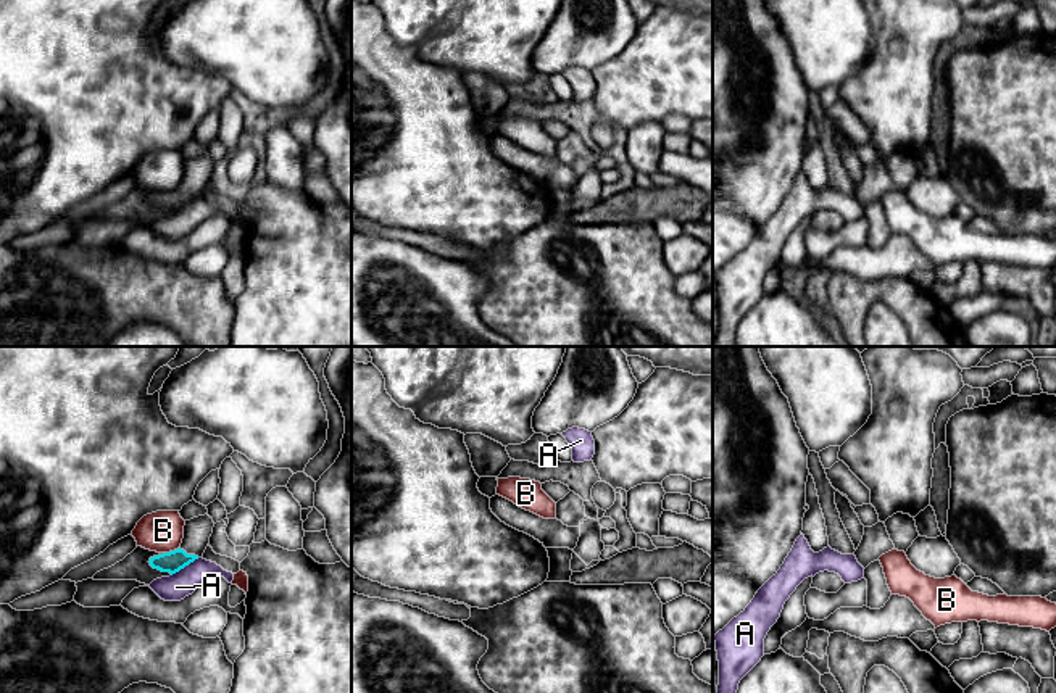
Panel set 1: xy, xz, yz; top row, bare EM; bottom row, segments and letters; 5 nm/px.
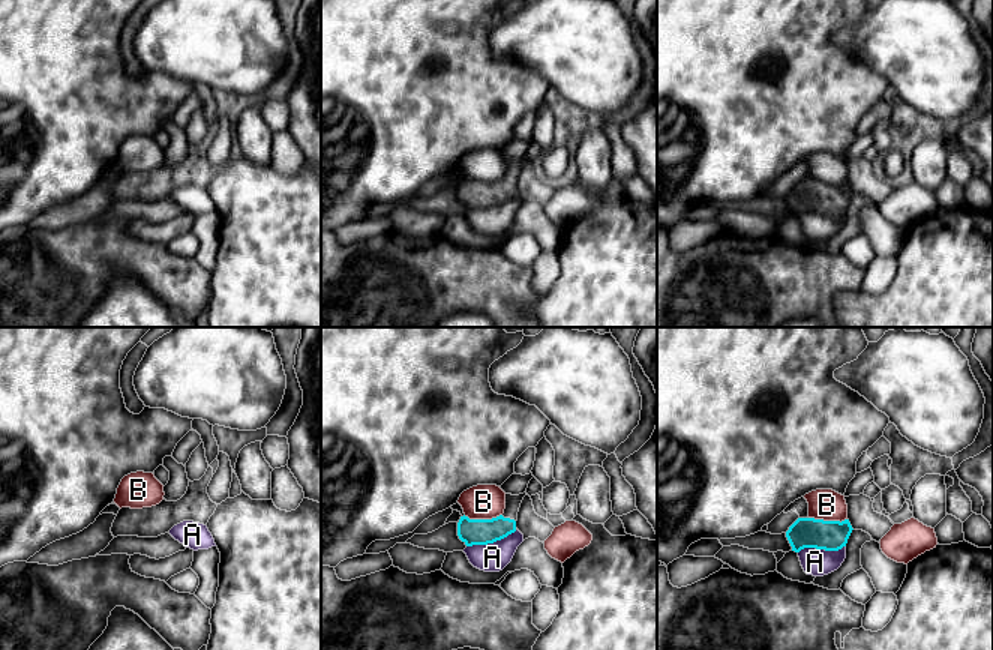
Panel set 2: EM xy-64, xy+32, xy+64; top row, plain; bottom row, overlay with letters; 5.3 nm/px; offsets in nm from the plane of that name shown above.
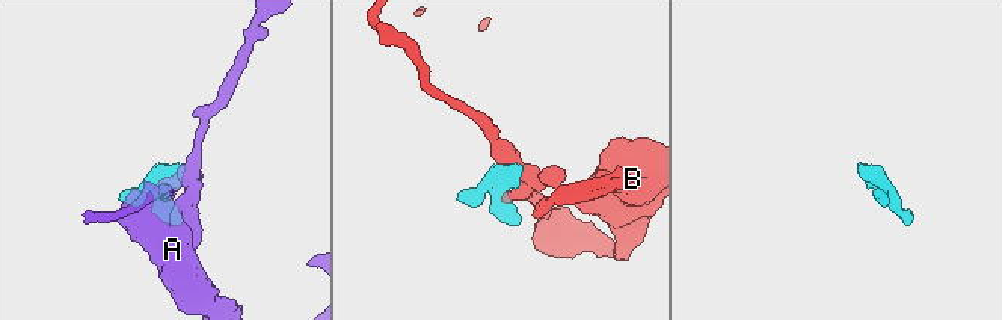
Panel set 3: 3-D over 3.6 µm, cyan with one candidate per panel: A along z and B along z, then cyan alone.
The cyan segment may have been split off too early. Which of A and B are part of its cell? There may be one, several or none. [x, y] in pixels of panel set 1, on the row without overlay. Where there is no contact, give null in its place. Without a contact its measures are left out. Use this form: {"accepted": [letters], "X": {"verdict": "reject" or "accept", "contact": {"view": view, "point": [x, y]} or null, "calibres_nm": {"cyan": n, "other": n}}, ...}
{"accepted": [], "A": {"verdict": "reject", "contact": {"view": "xy", "point": [184, 205]}, "calibres_nm": {"cyan": 110, "other": 140}}, "B": {"verdict": "reject", "contact": {"view": "xy", "point": [170, 190]}, "calibres_nm": {"cyan": 110, "other": 200}}}

